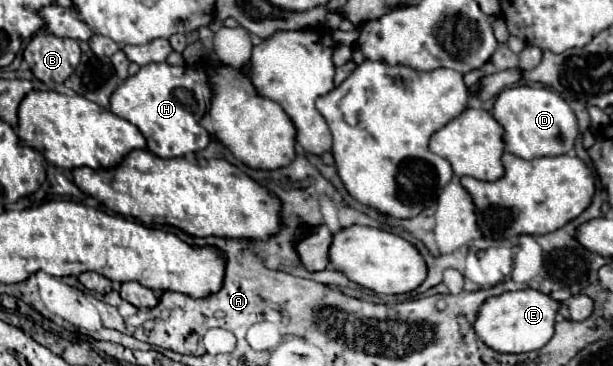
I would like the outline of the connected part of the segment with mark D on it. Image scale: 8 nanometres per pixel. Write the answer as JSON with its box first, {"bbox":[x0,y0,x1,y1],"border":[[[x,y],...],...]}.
{"bbox":[493,85,579,159],"border":[[[519,85],[503,89],[495,101],[493,117],[505,129],[505,149],[521,159],[565,155],[573,149],[579,135],[579,125],[573,109],[565,103],[561,95],[545,87]]]}

